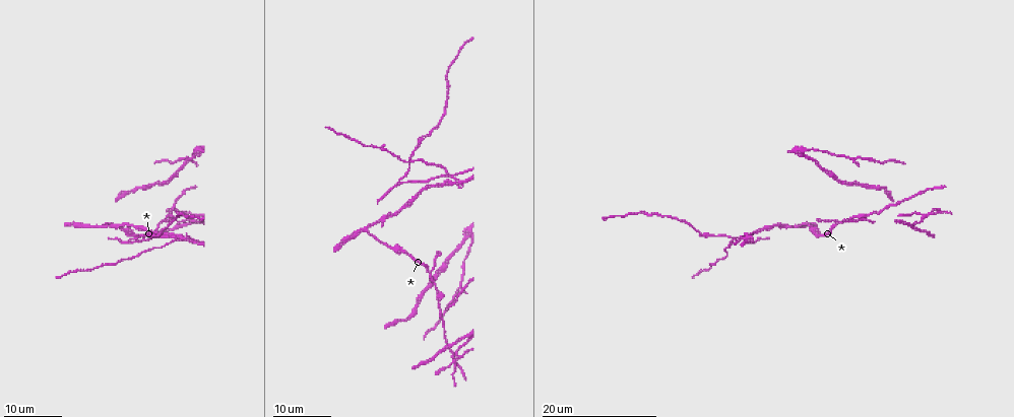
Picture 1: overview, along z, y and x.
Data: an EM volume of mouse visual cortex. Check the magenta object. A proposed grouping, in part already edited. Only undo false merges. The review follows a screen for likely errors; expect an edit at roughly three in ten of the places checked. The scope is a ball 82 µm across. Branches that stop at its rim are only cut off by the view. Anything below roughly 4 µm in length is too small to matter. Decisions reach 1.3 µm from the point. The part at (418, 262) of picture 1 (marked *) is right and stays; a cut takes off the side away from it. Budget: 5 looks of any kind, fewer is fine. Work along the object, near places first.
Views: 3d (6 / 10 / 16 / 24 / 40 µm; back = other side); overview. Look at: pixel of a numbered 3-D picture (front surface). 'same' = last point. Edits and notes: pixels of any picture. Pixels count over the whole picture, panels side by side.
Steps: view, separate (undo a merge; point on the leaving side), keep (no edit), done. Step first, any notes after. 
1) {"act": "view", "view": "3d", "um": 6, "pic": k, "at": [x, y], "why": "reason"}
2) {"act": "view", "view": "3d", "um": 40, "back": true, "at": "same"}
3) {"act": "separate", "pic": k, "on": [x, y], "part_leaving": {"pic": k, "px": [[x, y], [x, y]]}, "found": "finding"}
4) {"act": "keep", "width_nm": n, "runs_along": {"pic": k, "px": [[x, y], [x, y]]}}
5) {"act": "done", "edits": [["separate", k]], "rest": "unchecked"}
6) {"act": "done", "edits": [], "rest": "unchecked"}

{"act": "view", "view": "3d", "um": 16, "pic": 1, "at": [366, 228], "why": "three-way junction"}

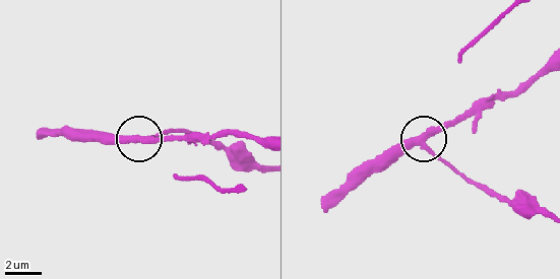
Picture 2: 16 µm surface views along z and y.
{"act": "view", "view": "3d", "um": 10, "pic": 2, "at": [140, 139]}

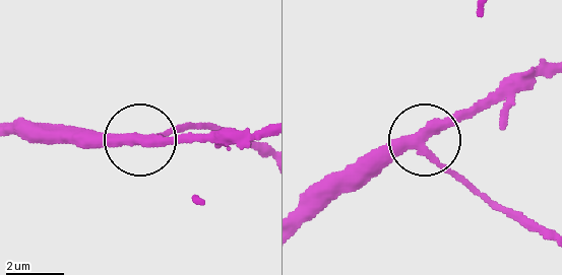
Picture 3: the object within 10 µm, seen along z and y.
{"act": "keep", "side_arm_um": 7, "runs_along": {"pic": 3, "px": [[545, 230], [487, 203], [414, 138], [366, 179]]}, "found": "continuous, no second neuron"}

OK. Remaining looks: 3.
{"act": "view", "view": "3d", "um": 24, "pic": 1, "at": [457, 177], "why": "looks like a crossing"}

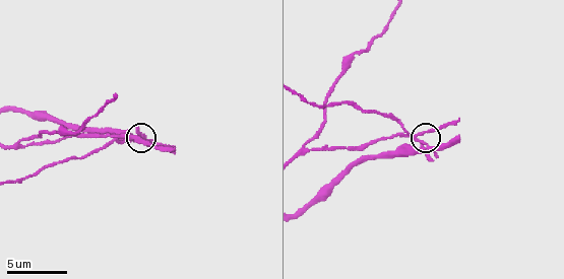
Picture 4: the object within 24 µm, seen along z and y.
{"act": "view", "view": "3d", "um": 10, "pic": 4, "at": [423, 142]}

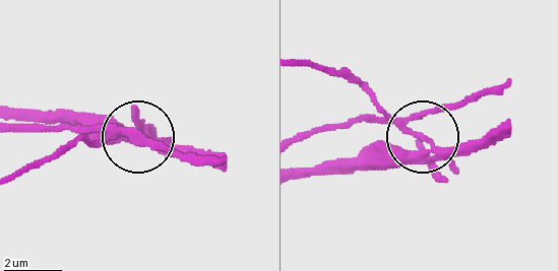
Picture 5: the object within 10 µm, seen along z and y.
{"act": "separate", "pic": 5, "on": [159, 145], "part_leaving": {"pic": 5, "px": [[439, 150], [383, 124], [303, 131]]}, "found": "two neurons meet here"}

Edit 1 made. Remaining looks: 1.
{"act": "done", "edits": [["separate", 5]], "rest": "unchecked"}

